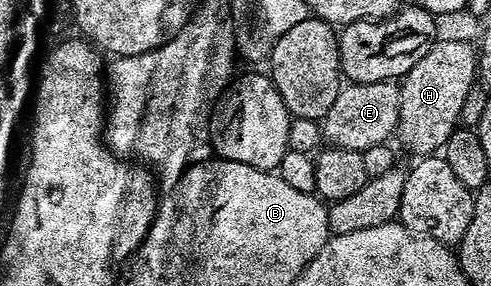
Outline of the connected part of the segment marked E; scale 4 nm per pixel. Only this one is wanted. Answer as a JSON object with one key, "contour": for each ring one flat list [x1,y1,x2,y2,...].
{"contour":[[383,80,382,82,374,82,373,84,354,84,345,83,341,87,338,98,334,98,334,106,330,106,330,110,324,115,322,121,322,136,331,147,345,148,346,150,354,150,362,152,370,146,378,146,385,143,389,138,388,135,397,131,400,122,400,84]]}

